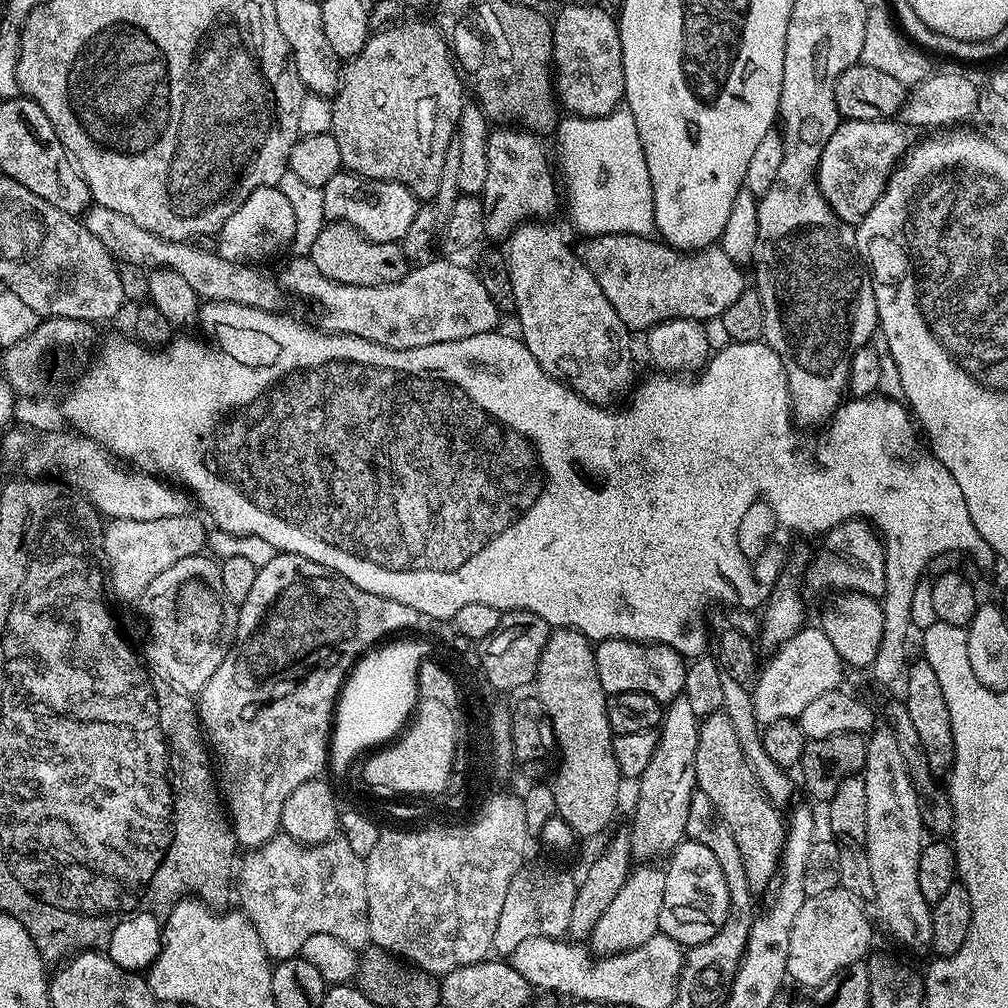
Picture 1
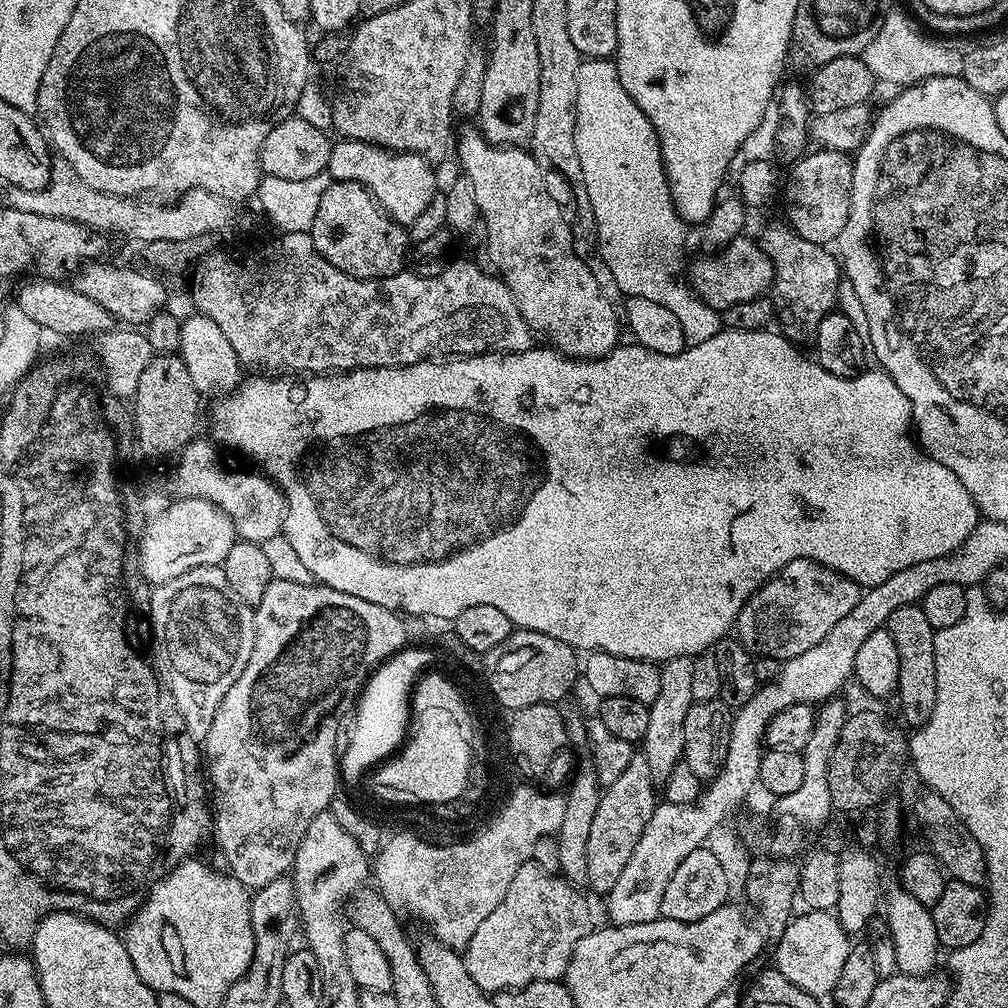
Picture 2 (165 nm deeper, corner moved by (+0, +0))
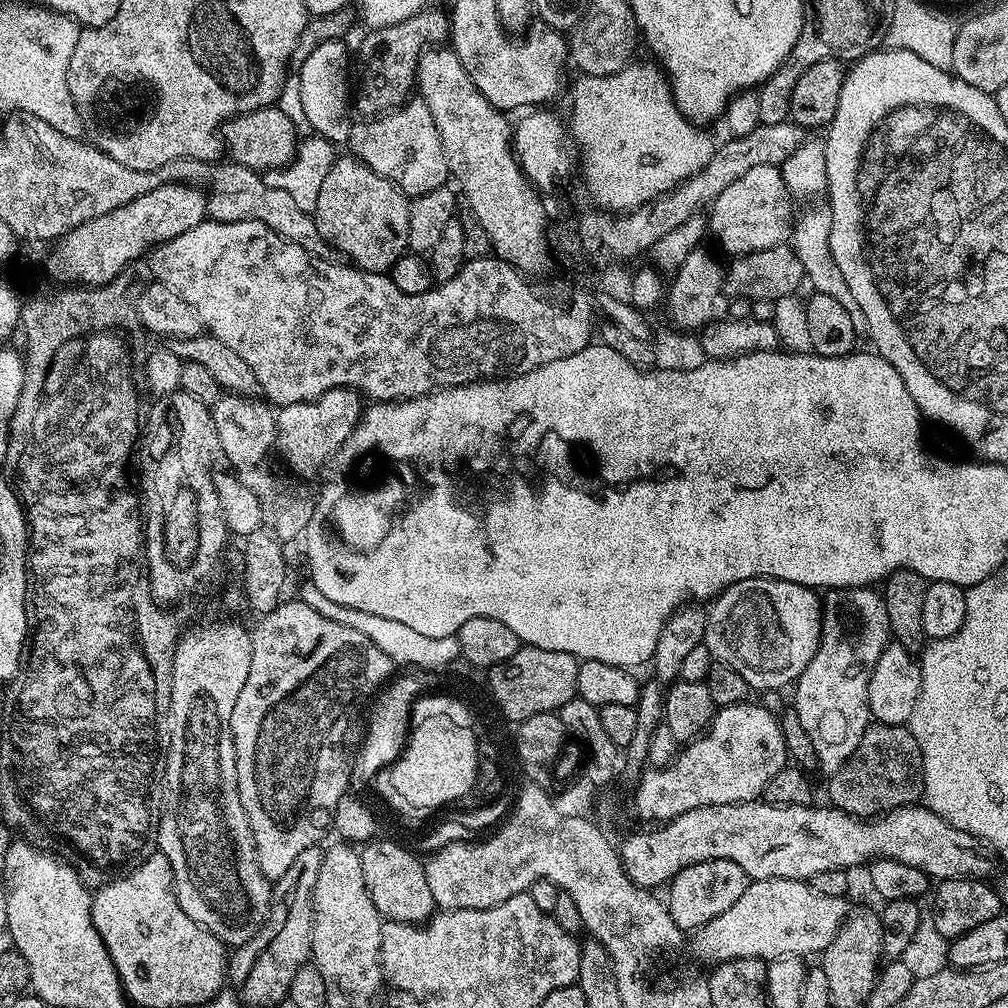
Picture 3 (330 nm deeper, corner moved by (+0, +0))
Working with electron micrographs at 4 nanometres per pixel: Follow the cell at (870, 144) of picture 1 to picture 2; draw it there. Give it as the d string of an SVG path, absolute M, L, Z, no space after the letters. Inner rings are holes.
M829 148L812 151L789 167L792 169L788 172L788 181L783 181L784 212L788 215L786 224L793 232L806 238L806 242L828 246L831 240L832 243L839 241L842 226L846 226L846 218L850 214L853 157Z

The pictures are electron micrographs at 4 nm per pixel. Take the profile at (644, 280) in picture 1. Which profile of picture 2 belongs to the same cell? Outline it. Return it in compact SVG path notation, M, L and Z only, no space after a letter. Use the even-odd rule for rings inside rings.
M748 234L735 236L719 254L708 255L712 256L704 256L690 264L692 290L706 306L723 310L738 302L750 302L771 289L776 268L759 243L753 237L751 240Z

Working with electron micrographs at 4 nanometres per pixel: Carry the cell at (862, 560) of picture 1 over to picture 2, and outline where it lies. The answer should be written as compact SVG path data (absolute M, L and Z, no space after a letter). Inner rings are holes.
M795 560L781 568L776 575L770 577L742 606L734 625L735 639L739 640L749 652L769 656L775 662L783 662L798 654L806 654L810 646L818 646L854 606L858 606L862 595L861 585L855 584L834 568L827 568L813 560Z

